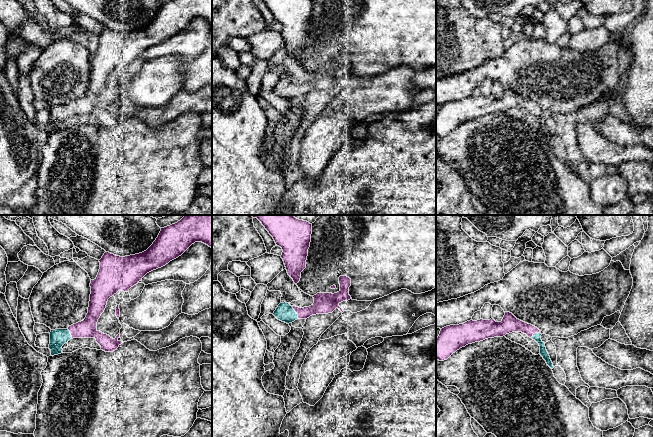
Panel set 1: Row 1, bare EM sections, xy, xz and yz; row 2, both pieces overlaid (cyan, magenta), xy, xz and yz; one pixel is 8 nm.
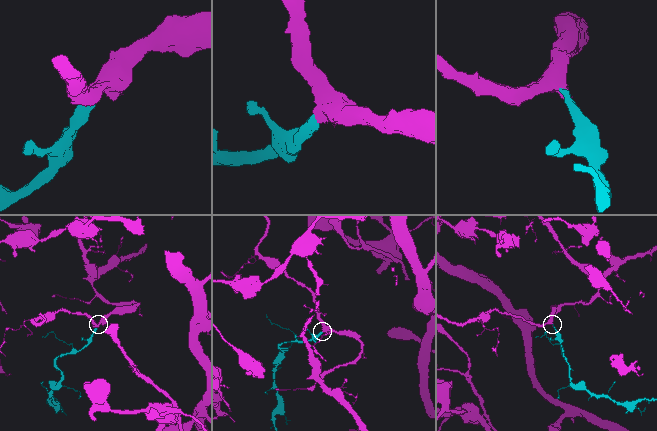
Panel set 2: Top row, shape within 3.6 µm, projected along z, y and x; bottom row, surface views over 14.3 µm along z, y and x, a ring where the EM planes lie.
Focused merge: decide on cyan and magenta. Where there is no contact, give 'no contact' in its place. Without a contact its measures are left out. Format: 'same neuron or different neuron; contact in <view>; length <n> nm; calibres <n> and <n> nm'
same neuron; contact in xz; length 120 nm; calibres 150 and 170 nm

